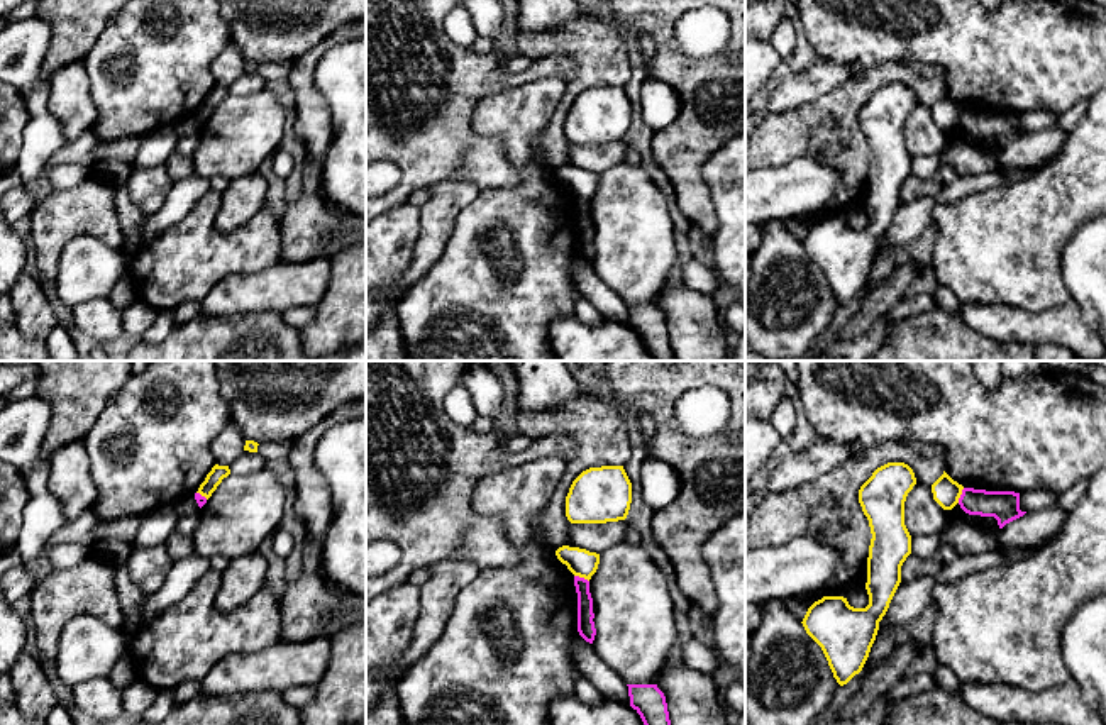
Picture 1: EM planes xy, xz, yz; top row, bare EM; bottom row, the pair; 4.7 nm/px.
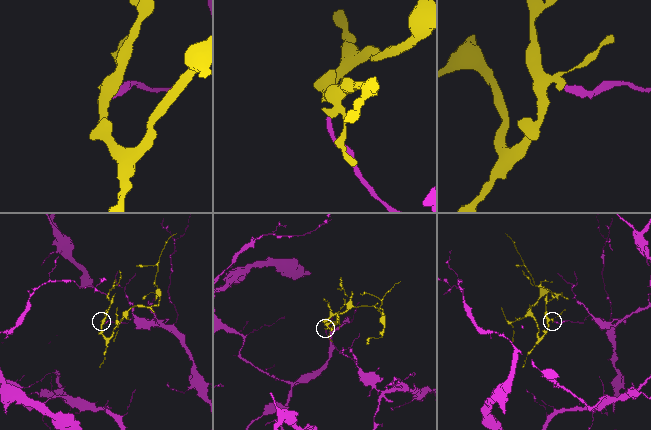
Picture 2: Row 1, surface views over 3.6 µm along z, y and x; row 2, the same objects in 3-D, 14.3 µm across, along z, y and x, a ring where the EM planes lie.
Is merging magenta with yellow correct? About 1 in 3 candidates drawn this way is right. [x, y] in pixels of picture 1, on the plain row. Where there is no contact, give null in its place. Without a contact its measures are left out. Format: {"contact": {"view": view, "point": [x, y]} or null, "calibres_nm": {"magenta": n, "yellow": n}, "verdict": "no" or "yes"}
{"contact": {"view": "xz", "point": [581, 199]}, "calibres_nm": {"magenta": 80, "yellow": 130}, "verdict": "no"}

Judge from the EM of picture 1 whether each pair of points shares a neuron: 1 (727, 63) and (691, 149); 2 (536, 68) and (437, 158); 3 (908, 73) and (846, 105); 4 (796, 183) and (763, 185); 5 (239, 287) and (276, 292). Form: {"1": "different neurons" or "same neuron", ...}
{"1": "same neuron", "2": "same neuron", "3": "same neuron", "4": "same neuron", "5": "same neuron"}

